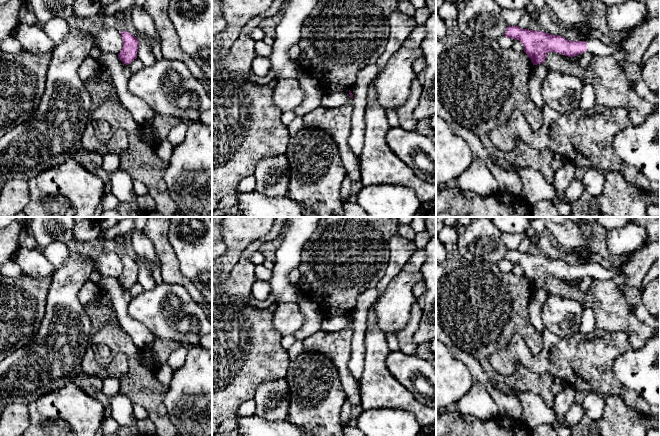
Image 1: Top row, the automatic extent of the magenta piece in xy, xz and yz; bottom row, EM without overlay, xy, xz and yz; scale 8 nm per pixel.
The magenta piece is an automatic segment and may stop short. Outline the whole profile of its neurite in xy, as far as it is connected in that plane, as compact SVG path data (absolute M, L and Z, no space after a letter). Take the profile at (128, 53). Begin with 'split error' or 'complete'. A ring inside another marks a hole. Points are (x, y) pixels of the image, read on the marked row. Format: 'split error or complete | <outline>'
complete | M127 31L121 32L121 37L123 39L123 47L118 57L124 64L129 65L137 58L139 42L134 35Z

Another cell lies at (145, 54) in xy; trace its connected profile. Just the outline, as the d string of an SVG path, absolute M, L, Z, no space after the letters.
M142 38L138 39L138 42L137 58L142 62L144 67L152 66L156 59L150 45Z

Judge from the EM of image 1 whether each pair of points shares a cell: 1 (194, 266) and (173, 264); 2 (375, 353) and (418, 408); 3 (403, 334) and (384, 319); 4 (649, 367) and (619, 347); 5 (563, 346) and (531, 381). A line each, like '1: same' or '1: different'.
1: different
2: same
3: different
4: different
5: different

